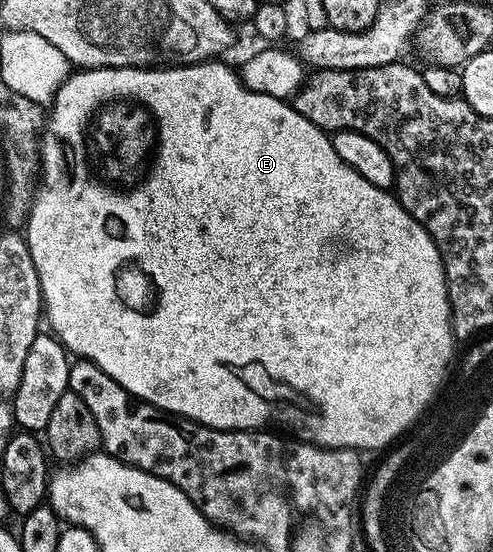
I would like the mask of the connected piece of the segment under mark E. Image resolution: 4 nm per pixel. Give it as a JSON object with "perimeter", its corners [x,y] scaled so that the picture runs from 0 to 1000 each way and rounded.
{"perimeter":[[[448,109],[381,116],[211,120],[199,127],[164,123],[142,132],[108,176],[87,241],[79,250],[79,330],[81,322],[83,339],[73,339],[67,362],[59,370],[59,393],[47,411],[47,429],[59,444],[63,471],[79,500],[89,582],[95,591],[99,583],[97,596],[122,616],[142,643],[193,658],[203,670],[217,674],[217,681],[225,681],[225,688],[233,688],[249,707],[268,714],[280,730],[333,743],[339,750],[357,750],[361,757],[383,757],[389,764],[438,779],[560,775],[564,781],[584,783],[596,795],[631,801],[639,808],[663,808],[671,815],[763,817],[769,803],[781,801],[783,790],[793,790],[811,768],[858,736],[864,717],[878,710],[878,699],[892,694],[899,663],[921,654],[919,582],[911,563],[911,524],[903,513],[903,487],[895,476],[895,447],[884,446],[864,417],[815,377],[813,368],[791,346],[761,341],[761,333],[744,333],[744,326],[736,326],[736,319],[728,319],[720,304],[712,304],[688,286],[688,275],[680,275],[675,266],[675,252],[661,237],[617,214],[580,179],[501,161],[487,132]]]}

